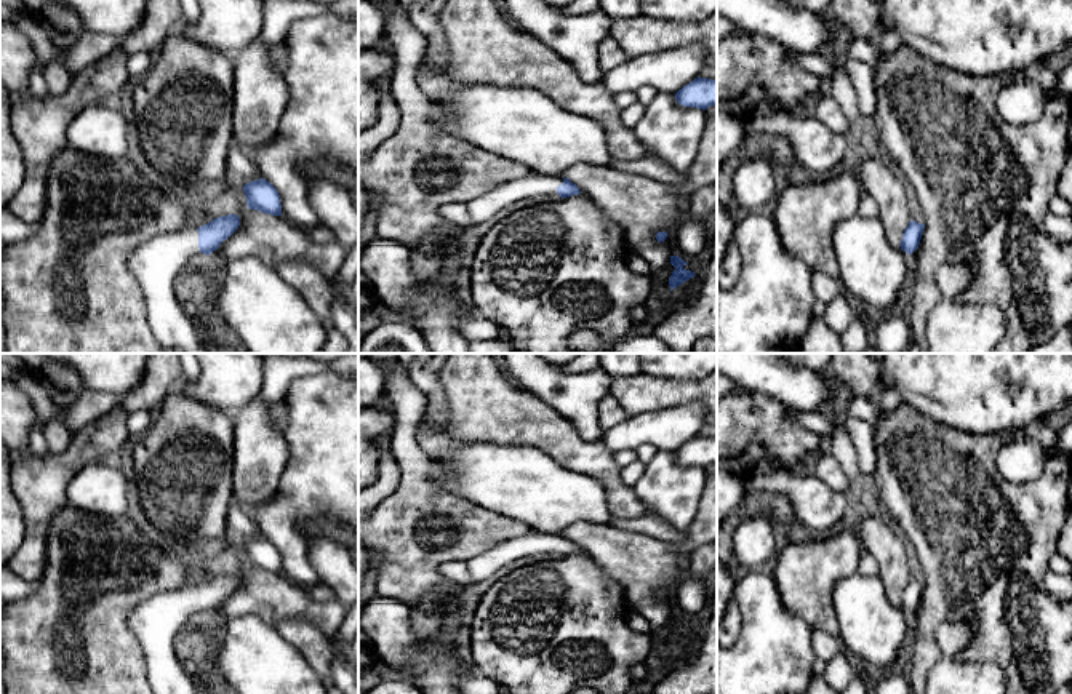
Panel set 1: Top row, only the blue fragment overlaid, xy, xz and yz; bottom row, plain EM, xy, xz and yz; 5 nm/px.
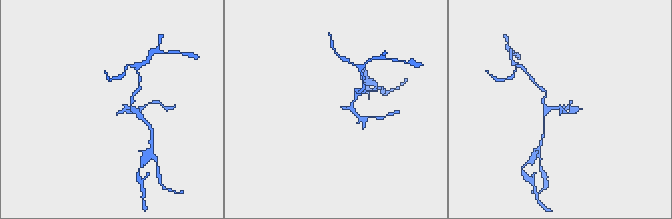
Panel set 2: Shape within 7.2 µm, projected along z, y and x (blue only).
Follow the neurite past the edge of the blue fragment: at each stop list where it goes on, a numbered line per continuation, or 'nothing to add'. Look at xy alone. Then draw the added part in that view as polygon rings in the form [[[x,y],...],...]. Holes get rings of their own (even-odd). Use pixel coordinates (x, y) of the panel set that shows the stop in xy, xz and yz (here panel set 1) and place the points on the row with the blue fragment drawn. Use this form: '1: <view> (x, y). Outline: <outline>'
1: xy (156, 263). Outline: [[[186,229],[149,238],[128,257],[128,269],[138,278],[147,299],[150,328],[165,353],[235,353],[222,344],[210,344],[195,320],[181,309],[174,280],[202,256],[198,230]]]

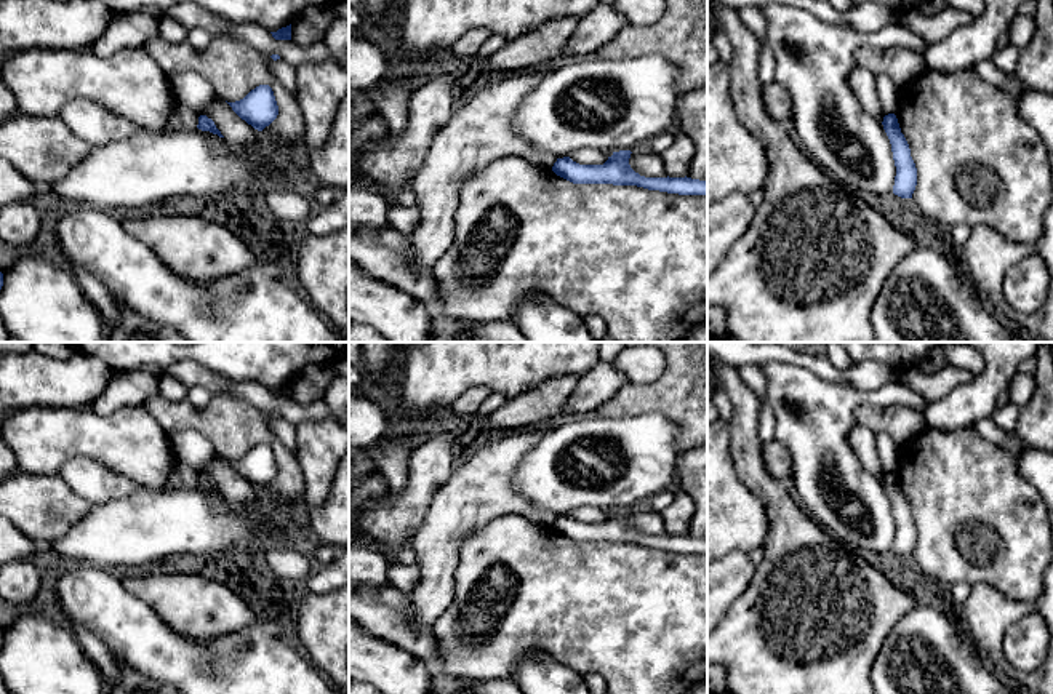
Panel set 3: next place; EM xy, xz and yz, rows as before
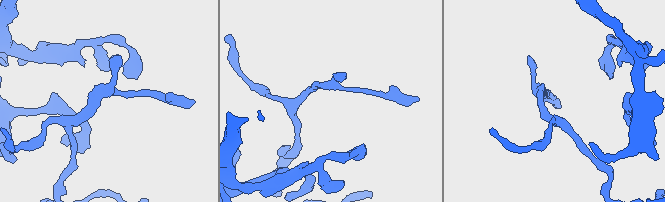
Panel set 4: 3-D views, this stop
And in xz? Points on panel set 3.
nothing to add

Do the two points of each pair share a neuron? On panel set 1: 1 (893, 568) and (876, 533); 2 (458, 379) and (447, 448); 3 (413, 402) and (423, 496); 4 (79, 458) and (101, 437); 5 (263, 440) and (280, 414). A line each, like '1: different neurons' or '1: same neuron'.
1: same neuron
2: different neurons
3: same neuron
4: same neuron
5: different neurons

